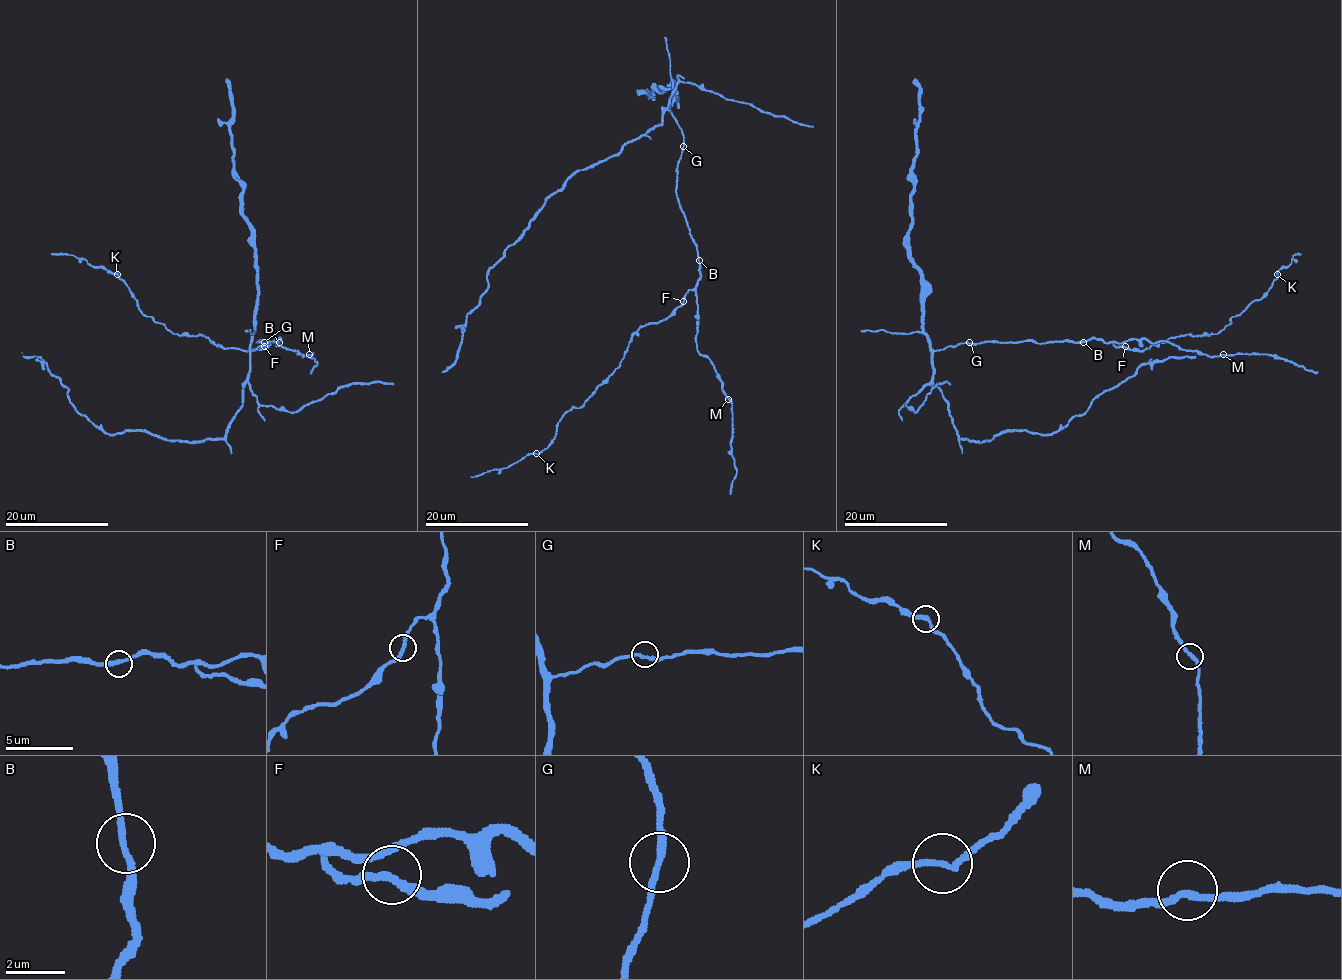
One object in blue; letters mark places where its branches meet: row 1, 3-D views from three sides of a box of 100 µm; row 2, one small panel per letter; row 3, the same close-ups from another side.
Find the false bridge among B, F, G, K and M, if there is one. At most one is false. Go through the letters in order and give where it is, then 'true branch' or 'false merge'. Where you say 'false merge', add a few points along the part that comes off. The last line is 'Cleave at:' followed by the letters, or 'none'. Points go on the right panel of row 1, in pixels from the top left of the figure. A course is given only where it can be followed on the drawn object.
B: at (1083, 342); true branch
F: at (1125, 346); true branch
G: at (969, 342); true branch
K: at (1277, 274); true branch
M: at (1223, 354); true branch
Cleave at: none

